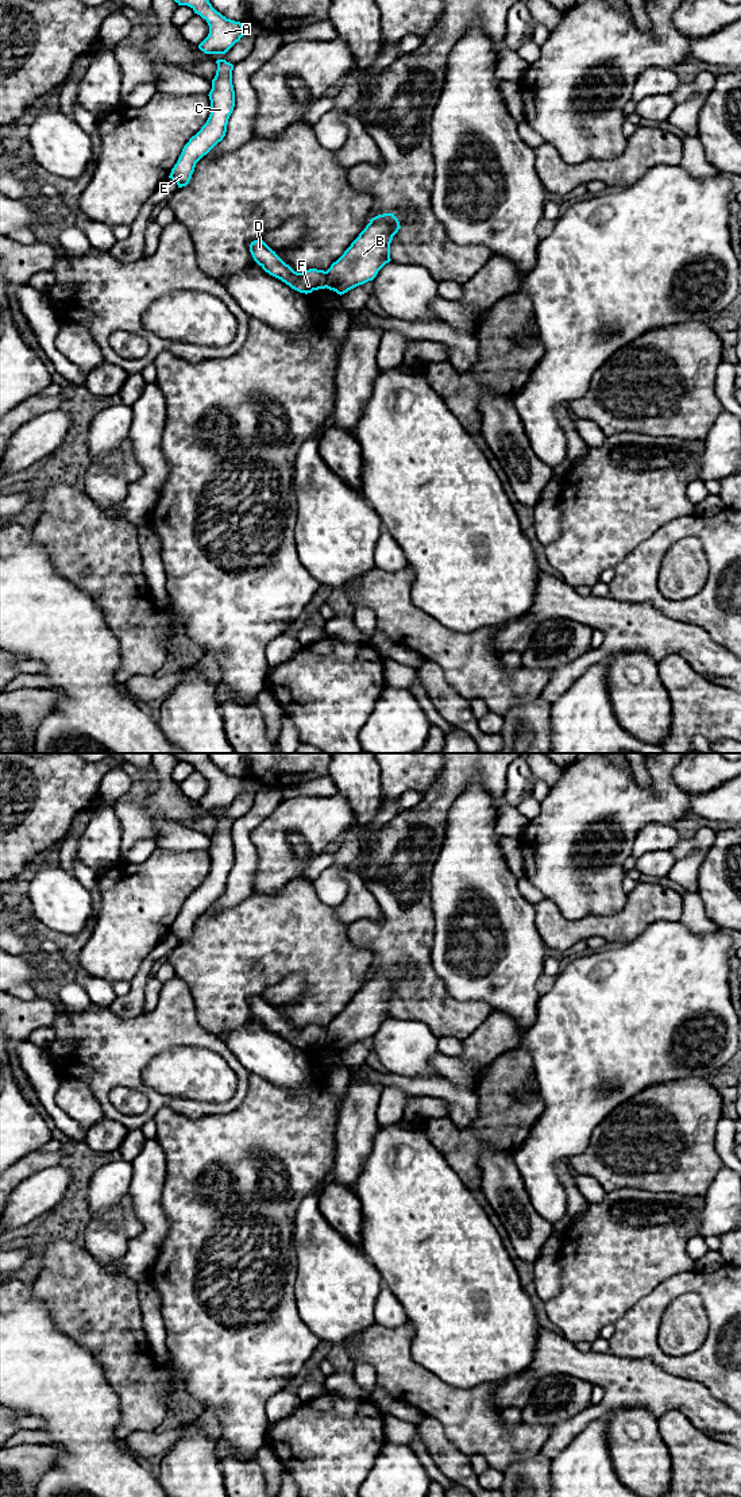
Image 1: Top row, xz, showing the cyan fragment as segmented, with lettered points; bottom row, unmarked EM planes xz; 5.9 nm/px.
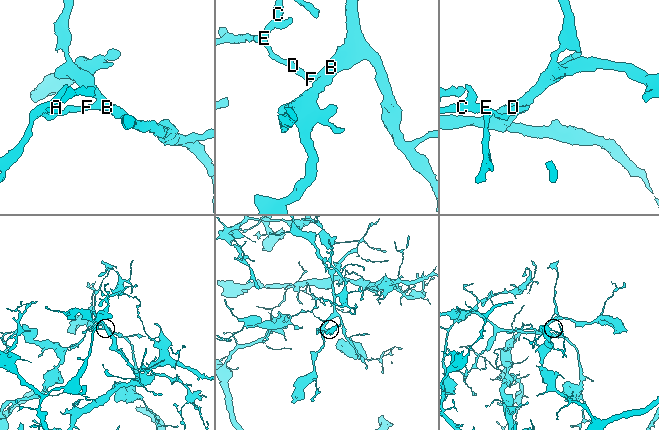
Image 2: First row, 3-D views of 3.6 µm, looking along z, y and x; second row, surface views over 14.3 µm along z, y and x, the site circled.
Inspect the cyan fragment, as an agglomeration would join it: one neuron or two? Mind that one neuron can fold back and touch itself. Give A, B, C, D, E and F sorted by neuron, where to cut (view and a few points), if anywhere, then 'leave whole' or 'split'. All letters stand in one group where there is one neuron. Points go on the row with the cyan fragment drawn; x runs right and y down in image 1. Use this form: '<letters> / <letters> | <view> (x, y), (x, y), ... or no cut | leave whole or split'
A C D E F / B | xz (327, 271), (327, 284), (324, 286) | split

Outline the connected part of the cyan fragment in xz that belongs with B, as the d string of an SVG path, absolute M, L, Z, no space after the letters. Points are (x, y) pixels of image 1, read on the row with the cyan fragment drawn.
M394 213L373 217L344 254L327 270L327 289L344 294L373 281L389 263L390 243L401 228Z

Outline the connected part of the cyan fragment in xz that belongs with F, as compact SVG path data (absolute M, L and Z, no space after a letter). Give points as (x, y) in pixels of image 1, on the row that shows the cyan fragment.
M263 240L251 242L250 252L254 261L266 273L281 279L300 293L308 294L313 290L325 289L327 286L327 271L309 269L305 273L297 273L286 265Z

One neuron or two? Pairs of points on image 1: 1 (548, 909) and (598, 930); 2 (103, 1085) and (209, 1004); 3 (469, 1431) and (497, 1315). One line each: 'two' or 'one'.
1: one
2: two
3: two

